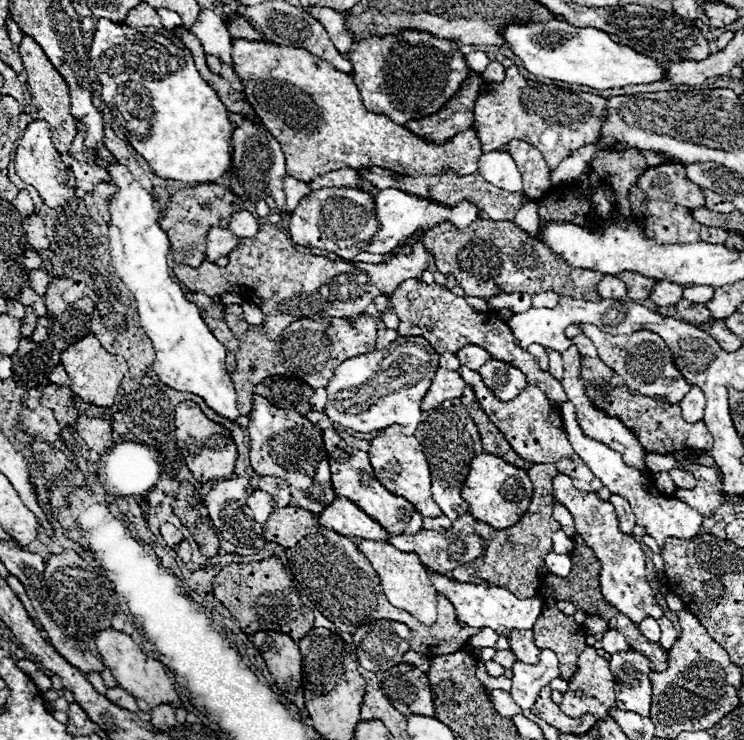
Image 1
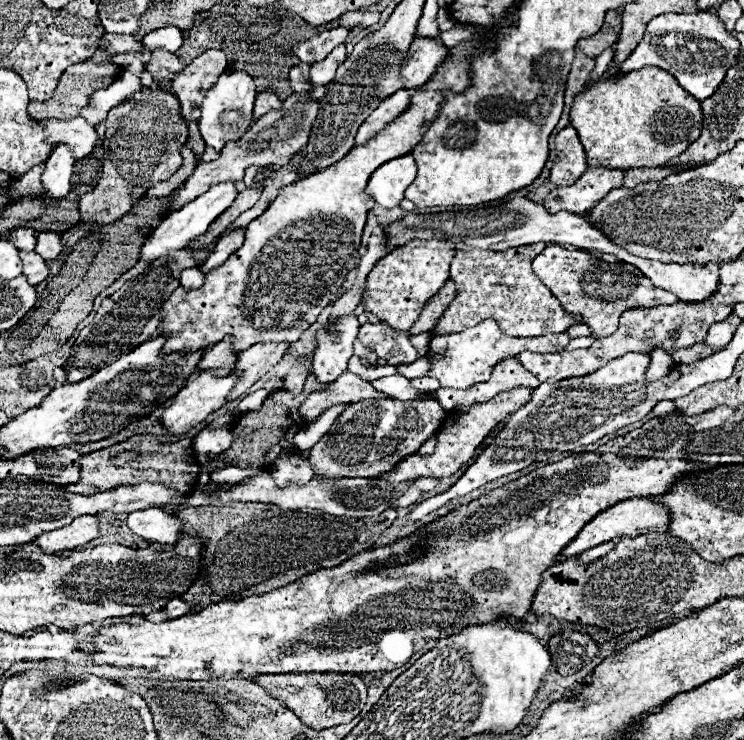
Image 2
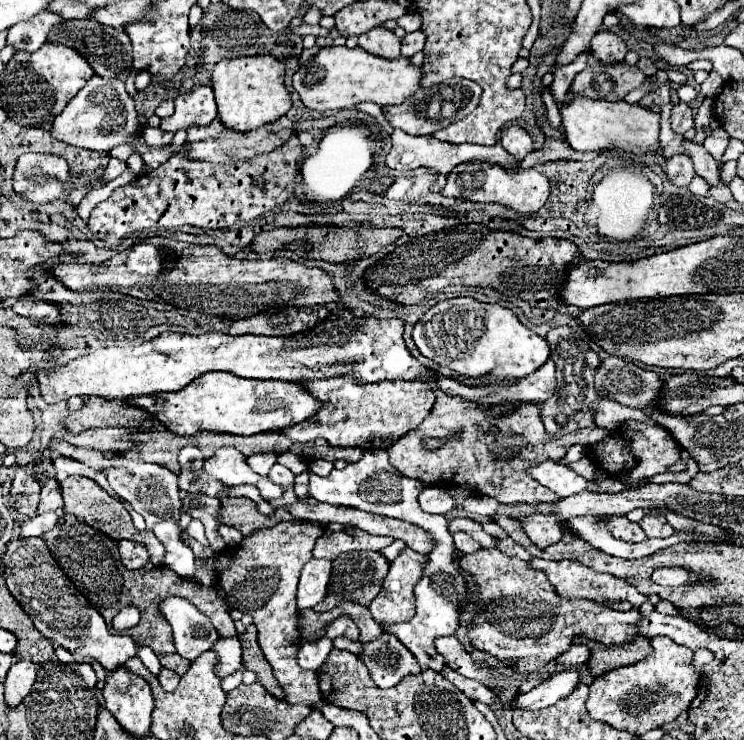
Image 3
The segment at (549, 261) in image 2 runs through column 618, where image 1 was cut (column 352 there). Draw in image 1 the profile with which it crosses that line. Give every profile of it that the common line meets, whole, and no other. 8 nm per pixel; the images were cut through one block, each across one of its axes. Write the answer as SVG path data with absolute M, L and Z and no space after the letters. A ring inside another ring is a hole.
M272 224L260 226L256 238L240 238L236 250L232 250L230 264L220 268L208 260L198 268L184 264L174 266L174 276L192 292L204 292L208 296L222 296L226 292L238 294L246 302L254 304L262 312L262 330L270 340L276 340L286 326L294 320L310 318L320 320L328 316L352 318L366 310L366 306L380 294L392 296L392 292L408 278L422 280L422 272L428 266L430 254L422 248L422 238L414 236L406 244L400 244L396 252L382 264L328 260L326 256L302 254L294 248L292 240Z

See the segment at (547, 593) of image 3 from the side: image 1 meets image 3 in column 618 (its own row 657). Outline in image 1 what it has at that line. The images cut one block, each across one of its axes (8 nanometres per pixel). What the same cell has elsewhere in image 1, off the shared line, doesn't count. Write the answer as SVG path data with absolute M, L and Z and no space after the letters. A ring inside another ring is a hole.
M636 650L616 652L610 658L610 672L614 676L616 706L650 716L652 684L648 678L648 660Z

